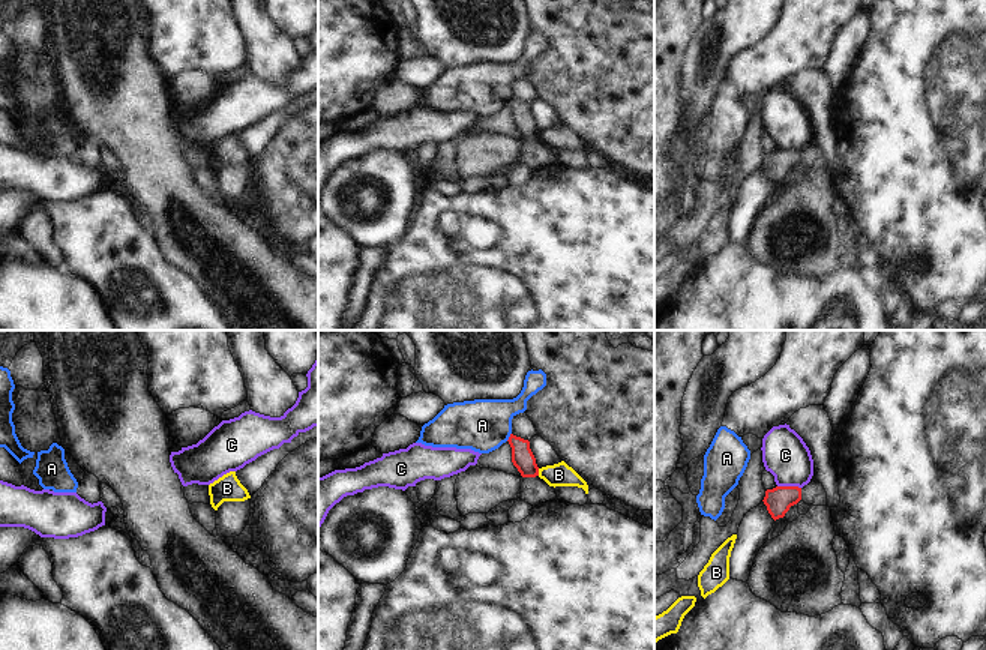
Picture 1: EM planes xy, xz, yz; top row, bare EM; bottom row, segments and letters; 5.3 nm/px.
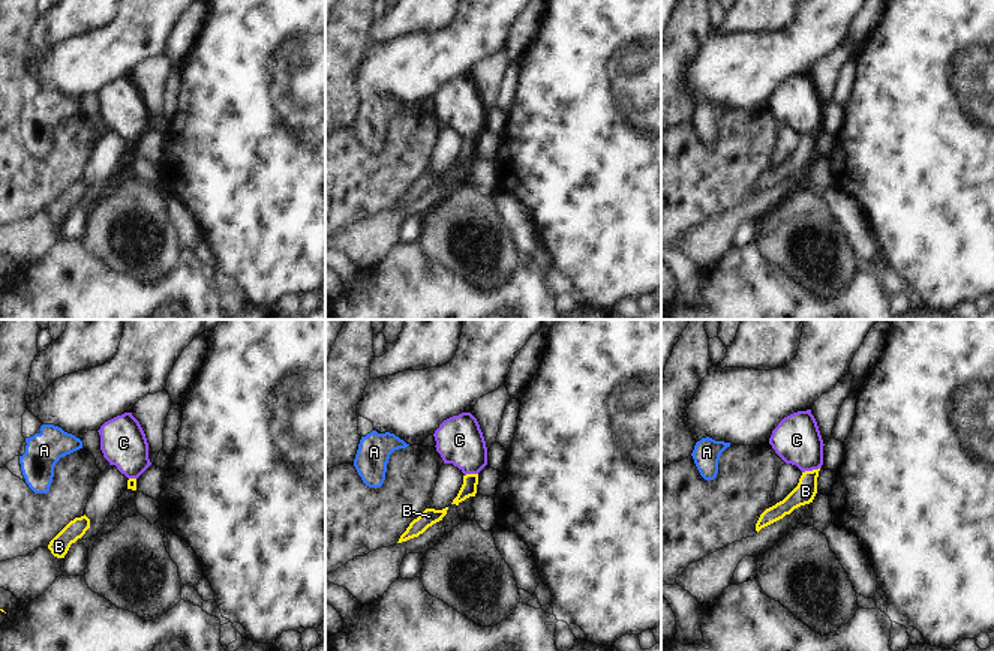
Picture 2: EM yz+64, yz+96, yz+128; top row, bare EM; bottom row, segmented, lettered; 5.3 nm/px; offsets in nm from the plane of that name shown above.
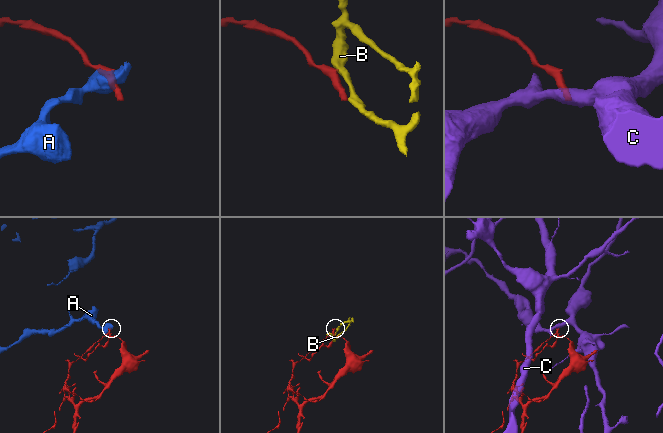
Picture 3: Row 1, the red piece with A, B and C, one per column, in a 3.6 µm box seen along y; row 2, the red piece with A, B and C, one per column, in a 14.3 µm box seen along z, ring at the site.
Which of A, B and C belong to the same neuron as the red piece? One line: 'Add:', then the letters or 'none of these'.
Add: none of these

